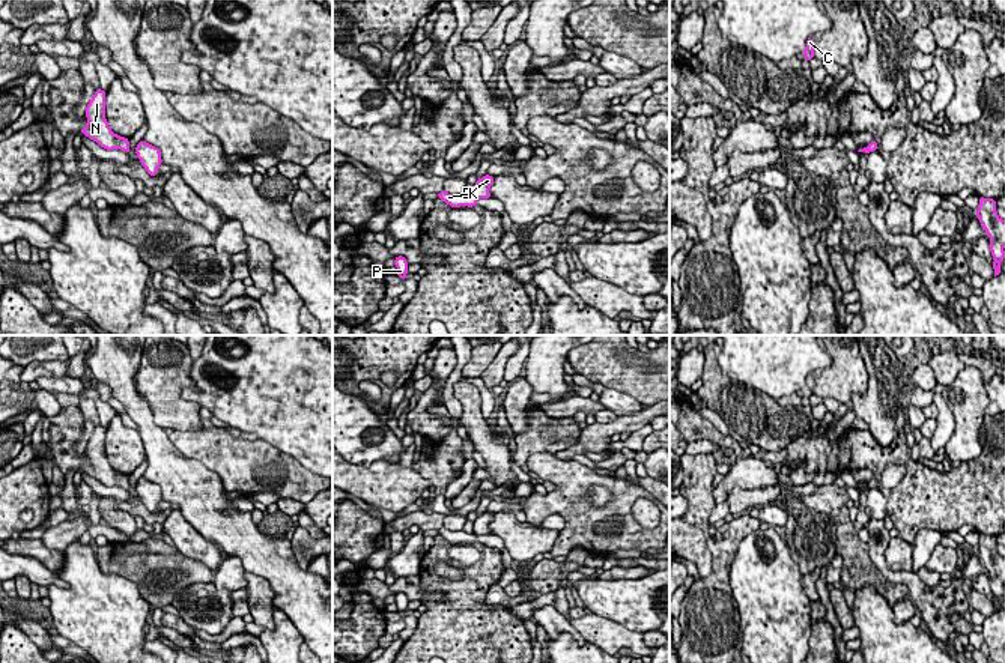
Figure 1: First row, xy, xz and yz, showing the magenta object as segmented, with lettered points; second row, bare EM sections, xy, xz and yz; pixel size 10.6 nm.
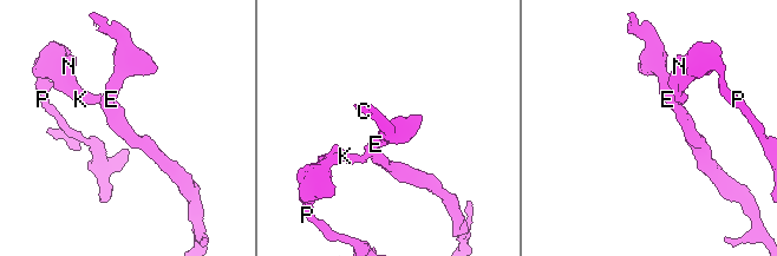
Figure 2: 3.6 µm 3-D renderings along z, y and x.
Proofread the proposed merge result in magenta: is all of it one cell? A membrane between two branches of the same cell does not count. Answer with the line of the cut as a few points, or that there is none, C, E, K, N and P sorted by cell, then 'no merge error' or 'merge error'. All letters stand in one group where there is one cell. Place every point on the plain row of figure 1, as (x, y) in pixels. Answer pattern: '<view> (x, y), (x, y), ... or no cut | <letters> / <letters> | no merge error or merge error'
yz (867, 484), (870, 487) | C E / K N P | merge error

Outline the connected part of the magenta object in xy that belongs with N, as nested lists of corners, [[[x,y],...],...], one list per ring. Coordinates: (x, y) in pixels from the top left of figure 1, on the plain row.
[[[101,425],[95,427],[86,444],[87,462],[81,465],[81,471],[107,487],[120,486],[128,490],[131,486],[129,477],[114,471],[105,456],[105,431]]]

